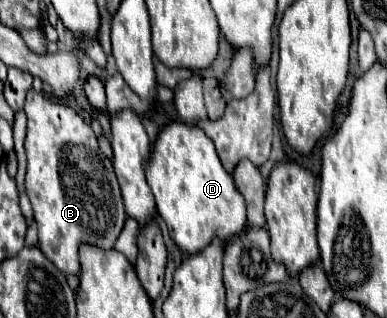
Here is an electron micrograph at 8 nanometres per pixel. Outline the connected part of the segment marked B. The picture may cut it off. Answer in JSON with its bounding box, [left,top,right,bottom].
[25,89,125,275]

